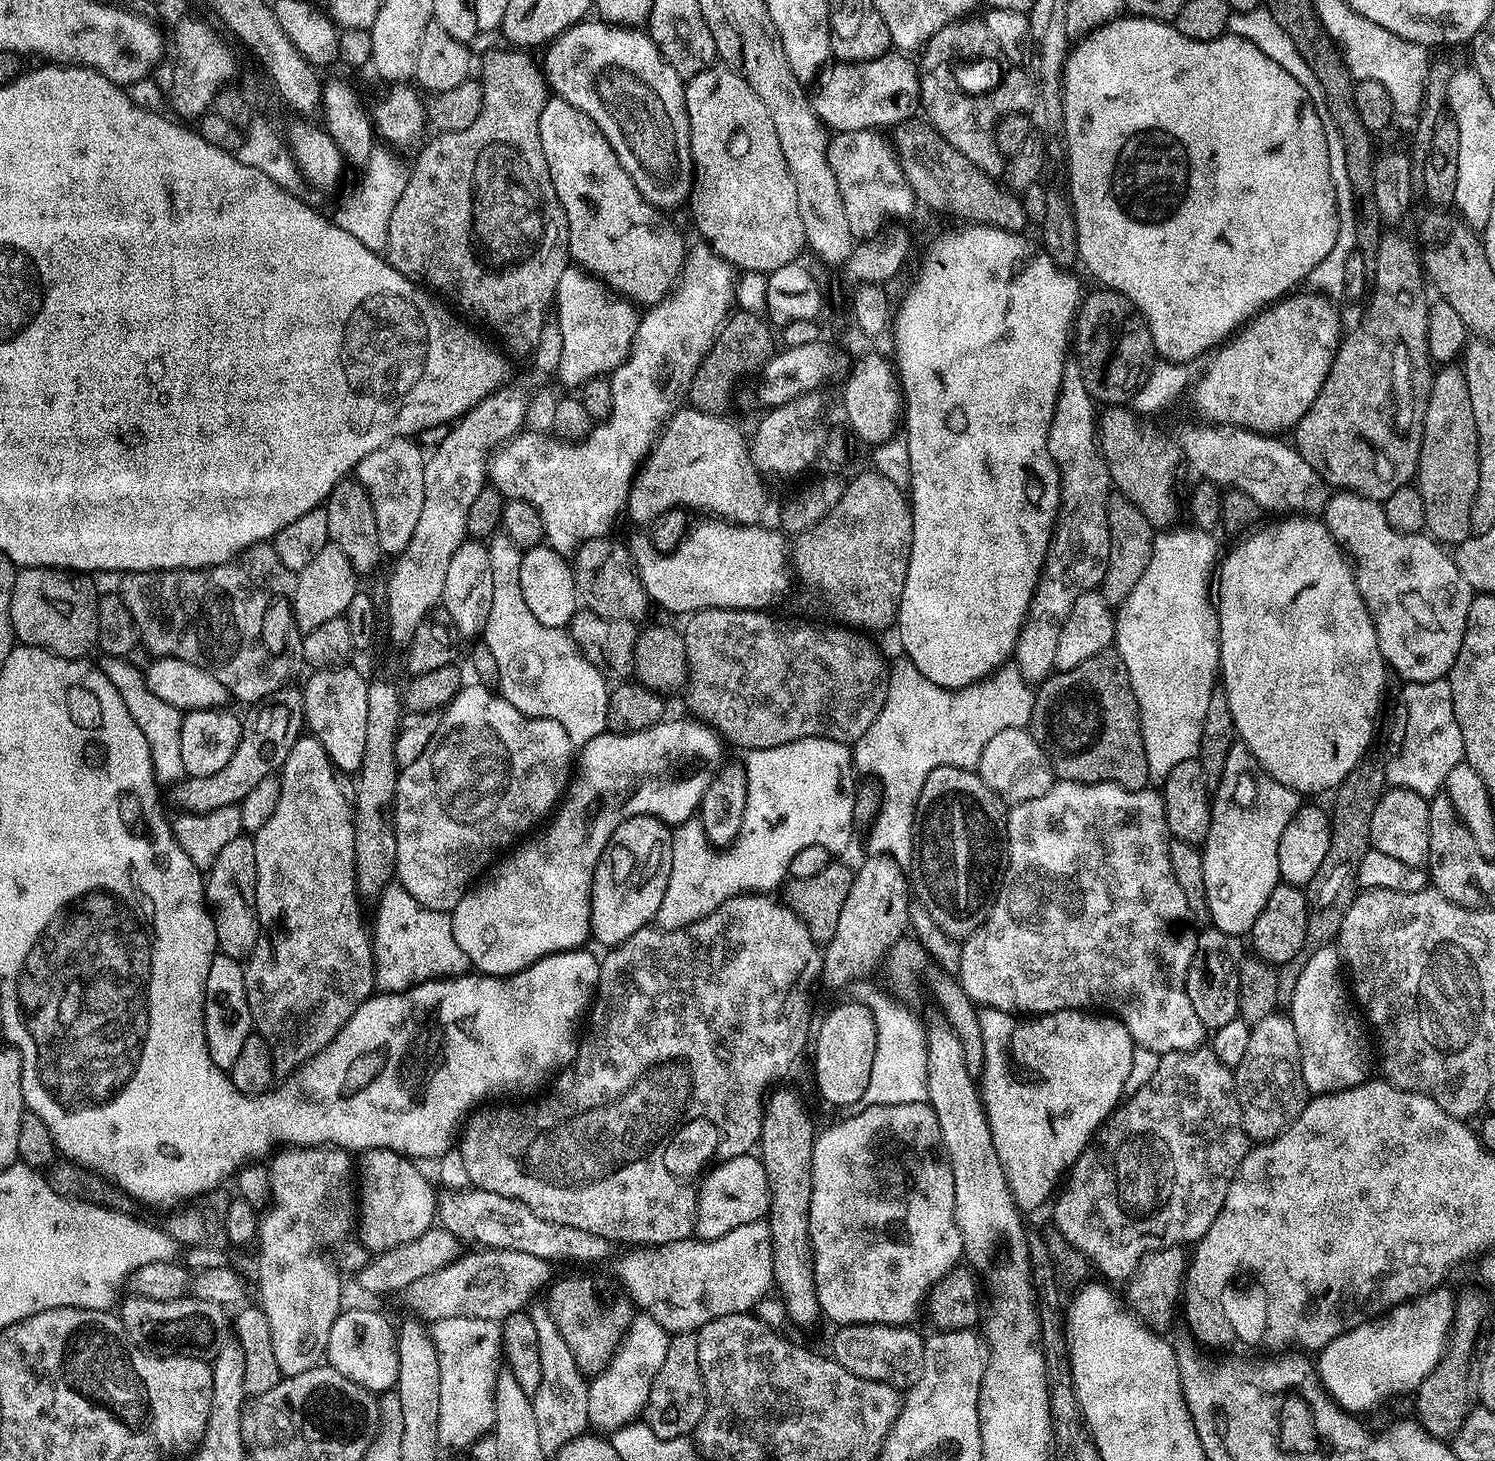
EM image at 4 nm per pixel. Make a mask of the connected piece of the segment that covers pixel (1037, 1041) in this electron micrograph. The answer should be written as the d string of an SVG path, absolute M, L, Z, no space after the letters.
M981 1007L978 1013L982 1032L982 1046L984 1047L984 1067L978 1073L980 1101L984 1104L985 1115L988 1116L990 1138L994 1138L994 1150L998 1150L998 1162L1002 1162L1002 1170L1006 1176L1006 1182L1010 1186L1010 1194L1021 1213L1029 1214L1028 1212L1042 1207L1044 1203L1047 1205L1053 1199L1062 1177L1071 1169L1072 1163L1080 1157L1082 1150L1091 1142L1093 1134L1100 1129L1101 1124L1116 1111L1121 1103L1126 1078L1130 1074L1130 1062L1134 1047L1132 1035L1117 1017L1111 1014L1093 1014L1091 1011L1078 1008L1063 1008L1057 1012L1032 1014L1027 1018L1020 1014L1003 1012L997 1008Z

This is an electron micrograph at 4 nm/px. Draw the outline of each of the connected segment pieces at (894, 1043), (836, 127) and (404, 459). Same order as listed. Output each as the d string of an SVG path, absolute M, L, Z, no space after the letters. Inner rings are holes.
M861 978L852 981L846 989L847 995L851 999L863 1004L874 1014L874 1026L878 1034L878 1042L874 1050L874 1067L870 1069L870 1083L866 1085L866 1090L862 1098L858 1098L855 1107L857 1109L878 1106L879 1104L923 1104L928 1099L926 1090L926 1042L928 1033L925 1025L920 1025L919 1020L906 1008L891 1000L882 989L878 988L870 978Z
M889 50L885 56L879 56L873 60L863 60L853 64L833 63L831 67L820 74L818 78L820 89L817 90L816 96L814 92L811 97L812 105L815 106L816 113L820 115L820 120L833 133L866 130L867 128L885 130L884 128L891 129L898 124L911 121L915 117L912 115L920 108L920 73L917 61L912 59L911 55Z
M397 438L378 446L354 470L355 479L366 490L374 506L374 518L378 522L378 542L385 557L395 558L410 546L414 530L418 526L418 517L422 515L424 497L425 449L416 445L412 438Z

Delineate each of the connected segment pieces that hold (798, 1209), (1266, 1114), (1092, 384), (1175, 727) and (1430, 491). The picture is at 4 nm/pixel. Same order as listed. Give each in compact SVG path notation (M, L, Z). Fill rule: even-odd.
M779 1088L767 1097L758 1141L758 1159L764 1163L768 1179L766 1223L770 1226L772 1239L772 1283L775 1291L780 1291L785 1314L798 1327L812 1328L822 1320L810 1242L812 1155L818 1132L812 1129L812 1120L799 1096L788 1088Z
M1291 1015L1267 1016L1262 1018L1262 1022L1251 1025L1251 1030L1250 1043L1246 1045L1246 1055L1242 1057L1242 1062L1234 1070L1236 1093L1242 1110L1242 1126L1246 1130L1249 1141L1267 1142L1276 1136L1281 1136L1296 1121L1298 1114L1302 1114L1305 1104L1308 1103L1310 1093L1302 1078L1298 1033L1294 1030Z
M1103 286L1095 289L1083 297L1078 305L1076 319L1074 321L1074 359L1080 365L1082 378L1086 382L1086 390L1092 396L1093 401L1104 406L1124 406L1131 401L1132 396L1140 384L1146 382L1146 374L1150 374L1152 365L1157 359L1156 347L1150 338L1148 323L1144 315L1121 292L1114 292Z
M1195 526L1188 528L1173 527L1171 530L1160 530L1152 537L1152 553L1146 570L1142 570L1142 578L1130 590L1130 594L1124 600L1122 610L1117 611L1114 619L1116 621L1116 635L1114 637L1114 651L1122 658L1126 670L1130 674L1130 686L1134 690L1134 698L1138 702L1140 711L1140 729L1142 730L1142 742L1146 750L1146 766L1148 767L1148 778L1152 782L1162 782L1174 766L1181 762L1197 759L1200 755L1200 739L1202 738L1202 722L1206 718L1206 706L1210 706L1210 694L1218 684L1218 669L1220 666L1220 620L1216 617L1216 606L1214 603L1214 573L1218 568L1222 551L1216 545L1216 536L1211 532L1203 532Z
M1444 366L1432 377L1432 389L1428 391L1426 414L1423 416L1422 446L1414 477L1415 487L1422 494L1422 506L1426 506L1425 529L1441 545L1455 546L1473 535L1470 510L1478 490L1478 426L1474 426L1474 406L1470 406L1470 386L1466 386L1464 369L1460 366Z

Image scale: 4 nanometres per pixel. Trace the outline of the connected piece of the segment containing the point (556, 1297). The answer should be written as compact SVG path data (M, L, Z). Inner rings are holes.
M559 1280L546 1292L546 1307L550 1318L554 1318L554 1326L558 1326L566 1346L570 1346L570 1354L574 1354L574 1362L578 1362L581 1372L601 1372L612 1361L612 1356L628 1333L628 1326L634 1319L633 1305L627 1299L621 1298L617 1304L607 1308L596 1297L596 1288L590 1281Z

